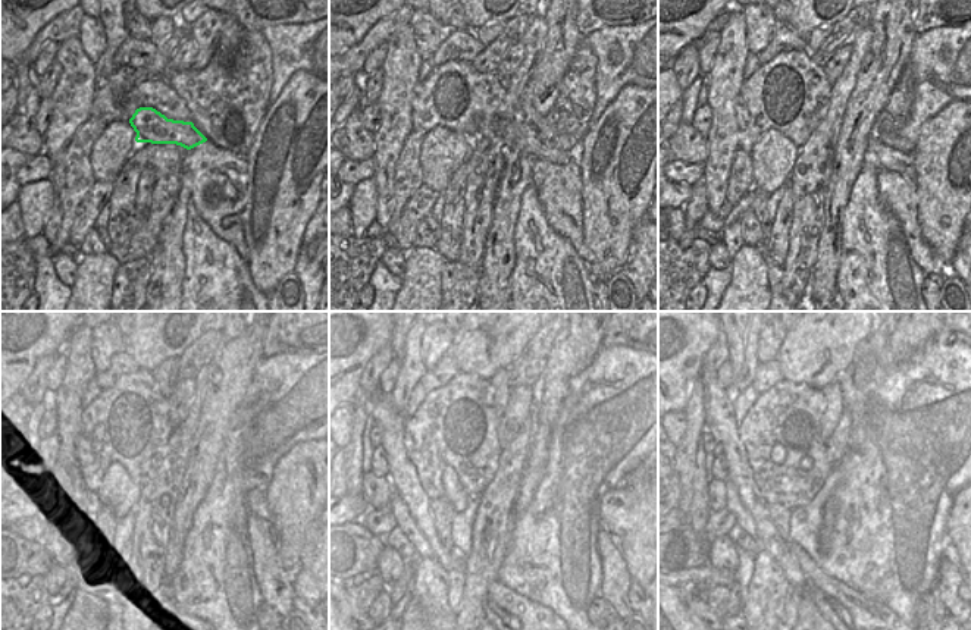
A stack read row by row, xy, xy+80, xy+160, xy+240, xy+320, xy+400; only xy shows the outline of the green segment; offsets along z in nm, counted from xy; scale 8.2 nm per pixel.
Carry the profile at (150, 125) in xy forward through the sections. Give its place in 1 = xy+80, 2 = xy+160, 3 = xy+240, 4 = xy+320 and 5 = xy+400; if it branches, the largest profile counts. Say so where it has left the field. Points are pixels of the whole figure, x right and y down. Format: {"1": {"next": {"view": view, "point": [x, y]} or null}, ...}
{"1": {"next": {"view": "xy+80", "point": [498, 129]}}, "2": {"next": {"view": "xy+160", "point": [886, 157]}}, "3": {"next": {"view": "xy+240", "point": [256, 502]}}, "4": {"next": {"view": "xy+320", "point": [626, 513]}}, "5": {"next": {"view": "xy+400", "point": [957, 527]}}}

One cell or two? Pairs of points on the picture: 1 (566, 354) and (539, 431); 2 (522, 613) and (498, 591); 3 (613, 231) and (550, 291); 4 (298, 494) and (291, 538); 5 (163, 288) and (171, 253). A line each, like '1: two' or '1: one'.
1: one
2: one
3: two
4: one
5: one

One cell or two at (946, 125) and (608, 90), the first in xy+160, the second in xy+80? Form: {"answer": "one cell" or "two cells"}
{"answer": "two cells"}

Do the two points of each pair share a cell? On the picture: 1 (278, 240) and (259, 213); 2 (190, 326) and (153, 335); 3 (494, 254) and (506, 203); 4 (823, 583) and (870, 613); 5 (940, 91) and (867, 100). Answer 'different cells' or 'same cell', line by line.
1: same cell
2: same cell
3: same cell
4: same cell
5: different cells

